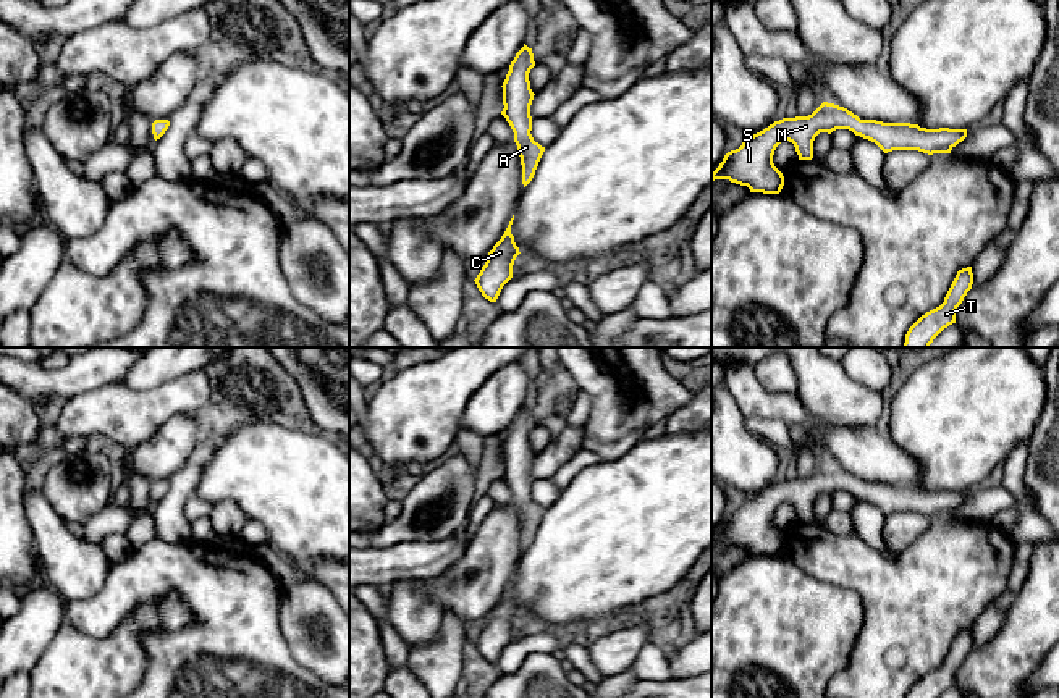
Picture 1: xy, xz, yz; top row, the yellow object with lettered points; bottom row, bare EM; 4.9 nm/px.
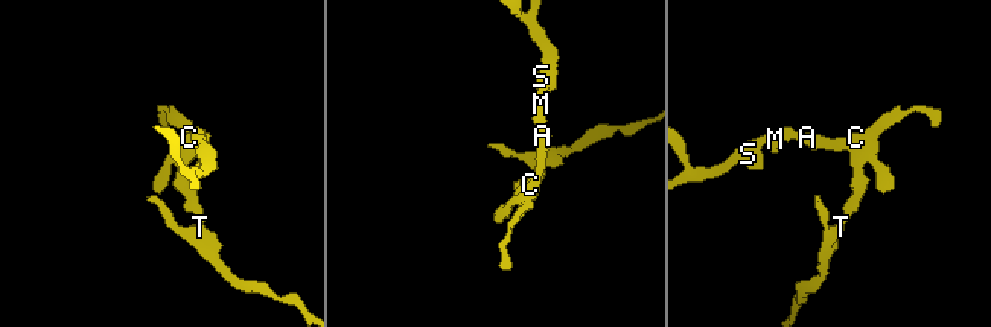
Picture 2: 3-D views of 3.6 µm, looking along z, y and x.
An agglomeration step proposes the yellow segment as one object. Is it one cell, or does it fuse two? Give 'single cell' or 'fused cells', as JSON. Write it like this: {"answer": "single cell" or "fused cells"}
{"answer": "single cell"}

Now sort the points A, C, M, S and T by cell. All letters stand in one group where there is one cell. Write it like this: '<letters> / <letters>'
A C M S T

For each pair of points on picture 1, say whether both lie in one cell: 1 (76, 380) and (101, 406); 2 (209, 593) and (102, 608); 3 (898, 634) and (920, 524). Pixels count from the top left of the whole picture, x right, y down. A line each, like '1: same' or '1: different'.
1: different
2: same
3: different

